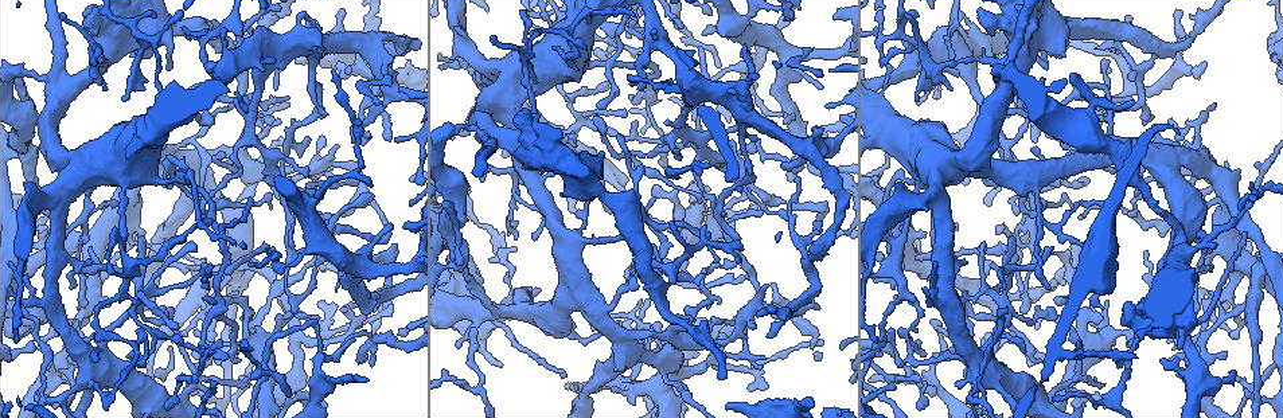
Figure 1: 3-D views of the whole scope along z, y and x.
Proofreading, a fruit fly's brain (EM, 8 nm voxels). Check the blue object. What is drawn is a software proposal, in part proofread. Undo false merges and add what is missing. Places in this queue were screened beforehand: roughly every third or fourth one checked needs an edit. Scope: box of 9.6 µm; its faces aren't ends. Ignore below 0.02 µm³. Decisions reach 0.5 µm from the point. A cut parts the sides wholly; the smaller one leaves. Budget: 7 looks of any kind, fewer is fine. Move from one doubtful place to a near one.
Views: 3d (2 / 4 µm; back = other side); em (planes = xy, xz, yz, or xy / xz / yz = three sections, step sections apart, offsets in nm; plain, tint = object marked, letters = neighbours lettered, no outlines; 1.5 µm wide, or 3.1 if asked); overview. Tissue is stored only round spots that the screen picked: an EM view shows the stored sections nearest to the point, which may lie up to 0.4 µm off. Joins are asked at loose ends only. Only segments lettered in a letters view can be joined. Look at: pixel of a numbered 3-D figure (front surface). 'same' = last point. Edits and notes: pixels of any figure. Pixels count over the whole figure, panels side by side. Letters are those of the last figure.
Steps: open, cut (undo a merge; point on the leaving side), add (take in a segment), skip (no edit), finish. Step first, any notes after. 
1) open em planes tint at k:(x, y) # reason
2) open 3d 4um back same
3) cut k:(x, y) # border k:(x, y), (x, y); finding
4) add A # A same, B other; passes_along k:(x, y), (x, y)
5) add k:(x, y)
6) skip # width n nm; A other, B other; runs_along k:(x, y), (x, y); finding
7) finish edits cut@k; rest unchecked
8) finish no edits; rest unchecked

open em planes letters at 1:(1144, 254)

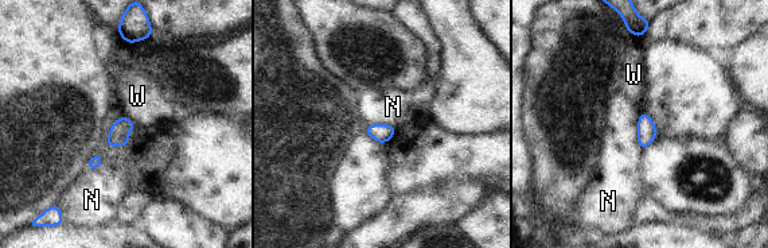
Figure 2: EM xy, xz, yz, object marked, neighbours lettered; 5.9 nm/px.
skip # width 110 nm; N other, W other; none of them fits

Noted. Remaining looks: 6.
open em yz step 8 letters at 1:(803, 168) # long arm stops here

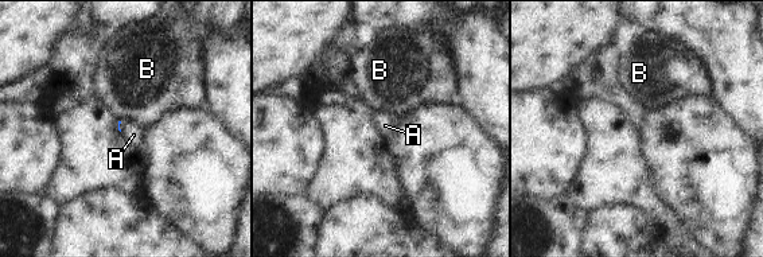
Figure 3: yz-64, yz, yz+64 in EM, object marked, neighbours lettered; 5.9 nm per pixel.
open em planes letters same

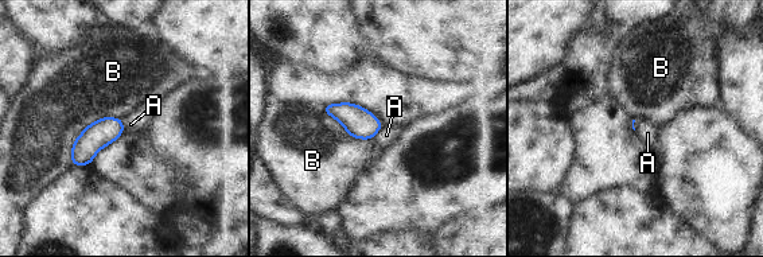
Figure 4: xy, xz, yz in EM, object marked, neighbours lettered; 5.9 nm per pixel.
skip # A other, B other; border 4:(384, 125), (372, 137); no lettered segment goes on from it

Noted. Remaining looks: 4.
open em xy step 4 tint at 1:(259, 250) # sharp bend

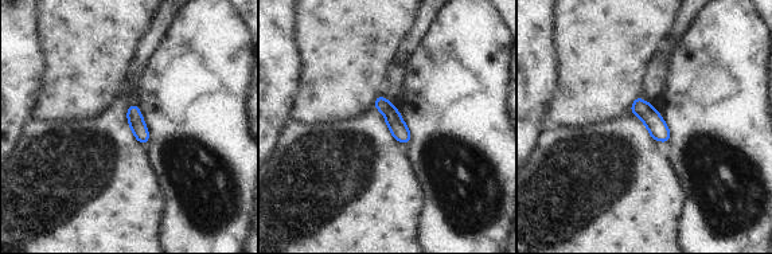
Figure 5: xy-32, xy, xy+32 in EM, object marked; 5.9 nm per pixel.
open em planes tint same

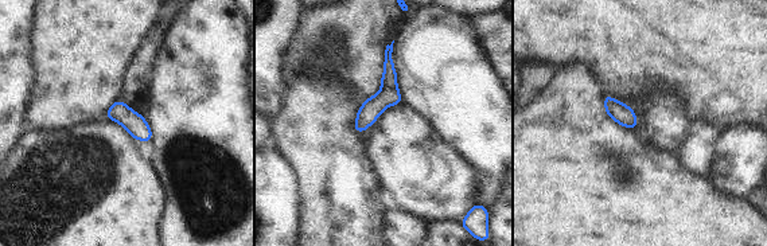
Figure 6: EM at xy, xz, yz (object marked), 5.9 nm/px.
open em planes letters same

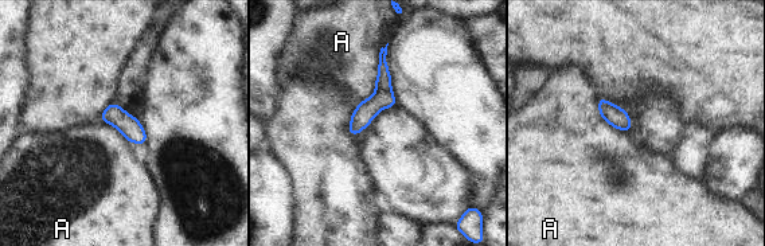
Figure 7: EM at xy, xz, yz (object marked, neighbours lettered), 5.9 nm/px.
skip # A other; border 7:(382, 47), (375, 90), (359, 102); continuous, no second neuron

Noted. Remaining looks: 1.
finish no edits; rest unchecked

